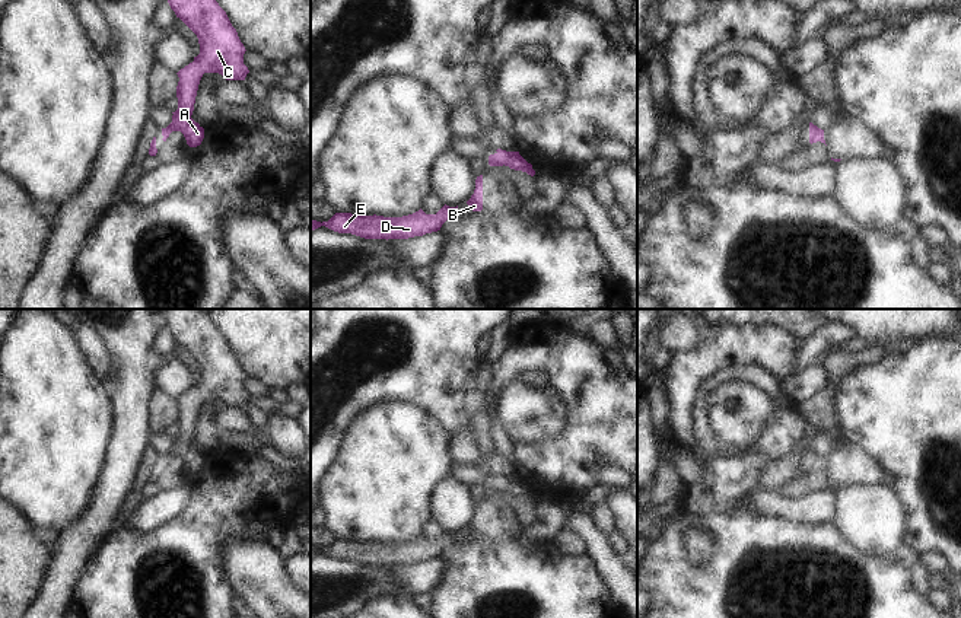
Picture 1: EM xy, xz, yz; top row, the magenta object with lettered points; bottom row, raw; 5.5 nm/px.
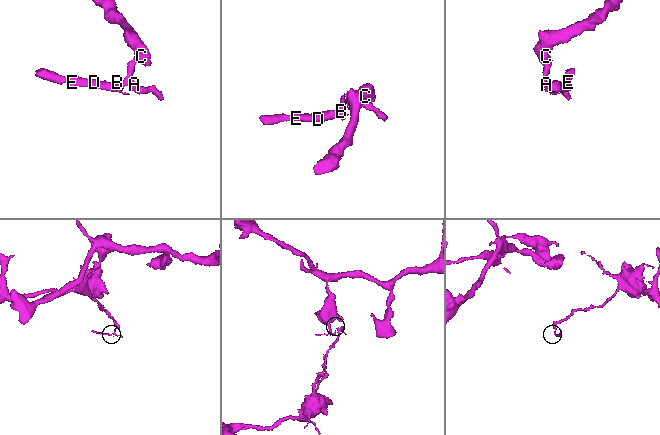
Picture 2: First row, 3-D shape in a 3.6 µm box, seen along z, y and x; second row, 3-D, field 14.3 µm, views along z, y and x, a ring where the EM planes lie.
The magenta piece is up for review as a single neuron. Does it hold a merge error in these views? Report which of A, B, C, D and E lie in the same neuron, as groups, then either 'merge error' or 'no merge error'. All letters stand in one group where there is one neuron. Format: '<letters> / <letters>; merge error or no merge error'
A C / B D E; merge error

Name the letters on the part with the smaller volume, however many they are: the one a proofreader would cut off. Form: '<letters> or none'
B, D, E

